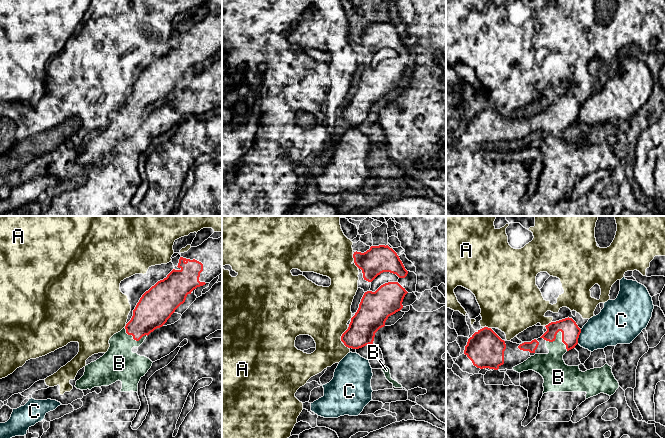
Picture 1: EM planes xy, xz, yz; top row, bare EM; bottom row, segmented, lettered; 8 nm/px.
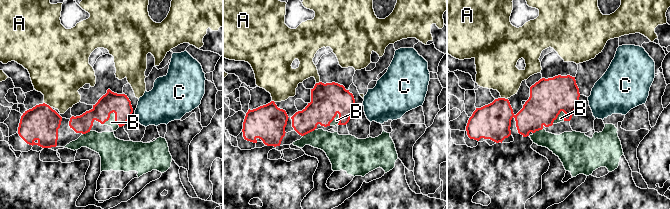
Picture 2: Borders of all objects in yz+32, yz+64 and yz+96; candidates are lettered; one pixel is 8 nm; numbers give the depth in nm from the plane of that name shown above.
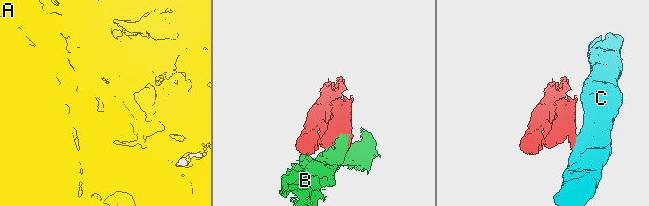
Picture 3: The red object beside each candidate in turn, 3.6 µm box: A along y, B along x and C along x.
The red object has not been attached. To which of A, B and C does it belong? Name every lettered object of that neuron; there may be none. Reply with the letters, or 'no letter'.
B

